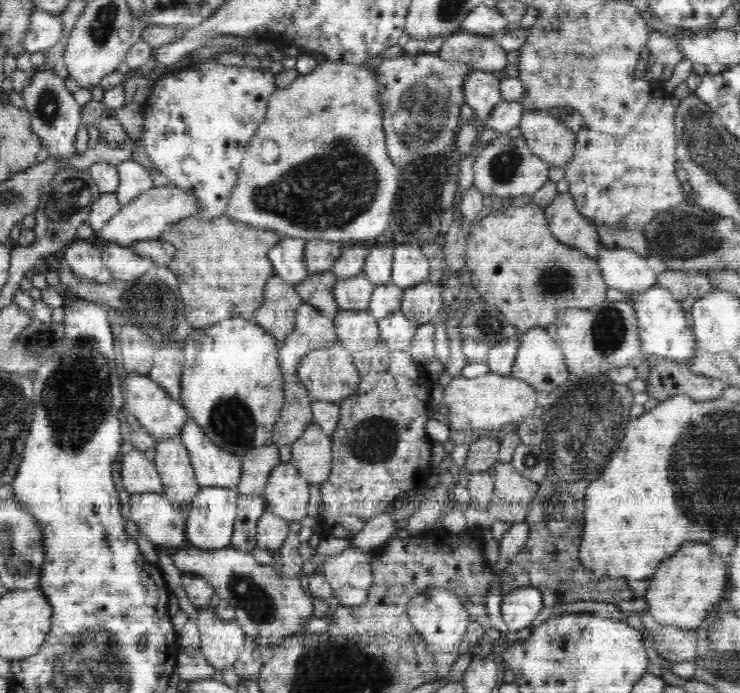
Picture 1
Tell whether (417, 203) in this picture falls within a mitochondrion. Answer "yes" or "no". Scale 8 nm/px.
yes

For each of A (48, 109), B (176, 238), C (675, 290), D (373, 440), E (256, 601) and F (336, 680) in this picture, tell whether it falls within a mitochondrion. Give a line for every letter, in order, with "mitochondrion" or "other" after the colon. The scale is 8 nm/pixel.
A: mitochondrion
B: other
C: other
D: mitochondrion
E: mitochondrion
F: mitochondrion

